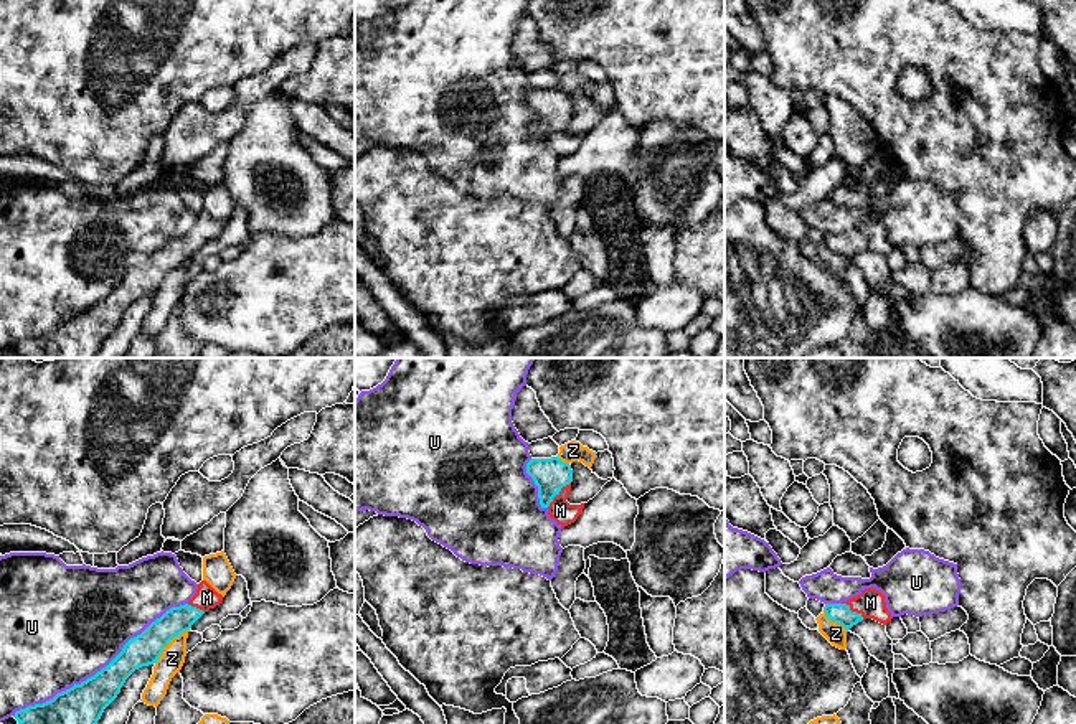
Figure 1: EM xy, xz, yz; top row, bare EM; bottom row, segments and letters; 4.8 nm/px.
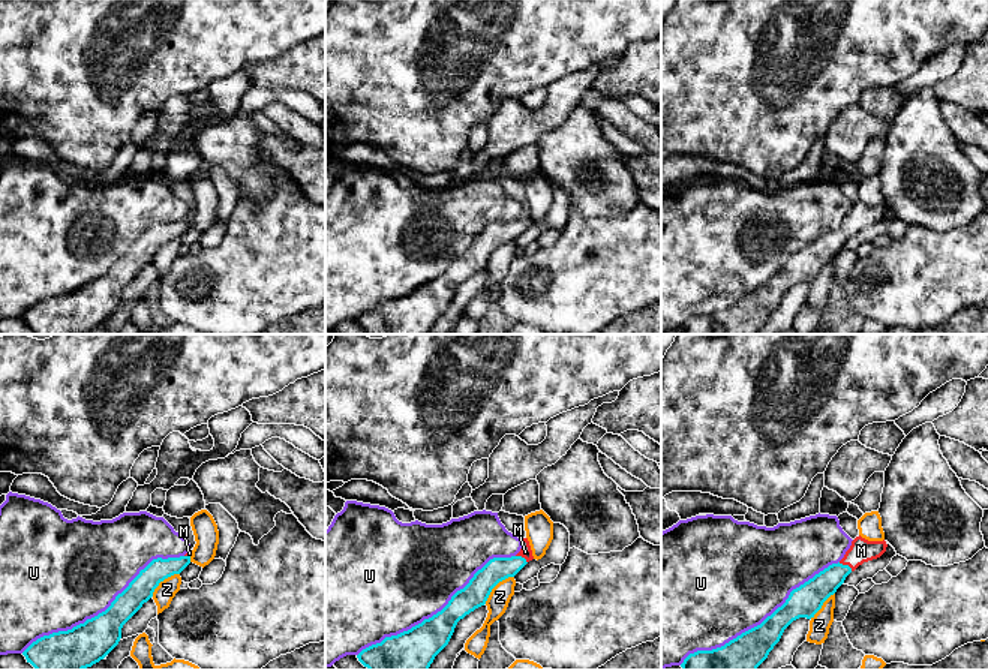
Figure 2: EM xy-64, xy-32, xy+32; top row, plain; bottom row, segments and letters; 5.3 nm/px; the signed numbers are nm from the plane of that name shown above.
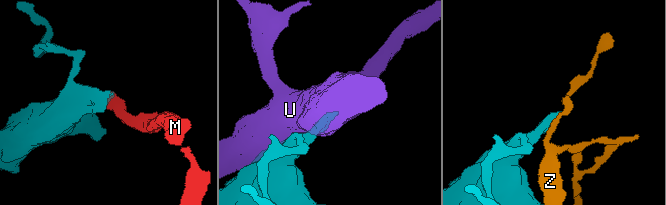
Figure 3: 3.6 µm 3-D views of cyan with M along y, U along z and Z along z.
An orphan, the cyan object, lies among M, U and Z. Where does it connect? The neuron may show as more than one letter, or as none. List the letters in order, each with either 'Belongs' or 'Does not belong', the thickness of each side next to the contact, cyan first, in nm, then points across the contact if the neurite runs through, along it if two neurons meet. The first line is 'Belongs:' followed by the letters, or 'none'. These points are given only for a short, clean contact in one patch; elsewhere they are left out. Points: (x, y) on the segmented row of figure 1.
Belongs: M
M: Belongs. Thickness 170 nm (cyan) against 110 nm. Path across: xz (550, 475), (558, 493), (560, 510)
U: Does not belong. Thickness 200 nm (cyan) against 500 nm
Z: Does not belong. Thickness 160 nm (cyan) against 120 nm. Boundary: xy (188, 629), (175, 635), (154, 662)

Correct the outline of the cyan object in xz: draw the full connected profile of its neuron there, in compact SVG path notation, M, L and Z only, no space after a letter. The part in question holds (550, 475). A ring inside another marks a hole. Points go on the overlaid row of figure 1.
M558 457L531 458L526 463L526 473L538 487L540 505L548 510L550 518L553 518L561 528L578 519L584 503L569 505L566 501L573 482L569 463L561 462Z

